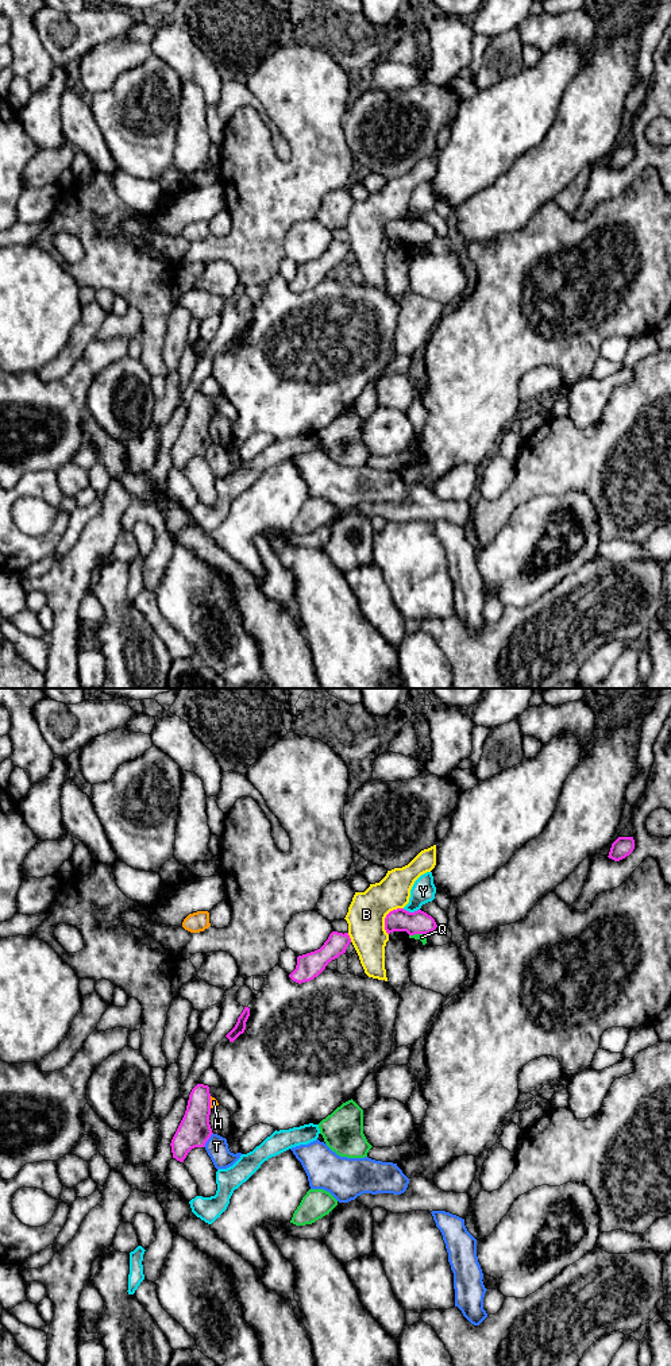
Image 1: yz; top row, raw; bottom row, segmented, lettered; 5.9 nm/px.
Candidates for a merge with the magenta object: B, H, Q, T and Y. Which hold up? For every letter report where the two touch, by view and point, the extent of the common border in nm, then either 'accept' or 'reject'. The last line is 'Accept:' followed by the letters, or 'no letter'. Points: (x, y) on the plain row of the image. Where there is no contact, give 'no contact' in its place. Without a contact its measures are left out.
B: yz (386, 226) | 190 nm | reject
H: yz (209, 411) | 70 nm | reject
Q: yz (417, 242) | 110 nm | reject
T: yz (208, 447) | 110 nm | reject
Y: yz (411, 222) | 100 nm | reject
Accept: no letter

